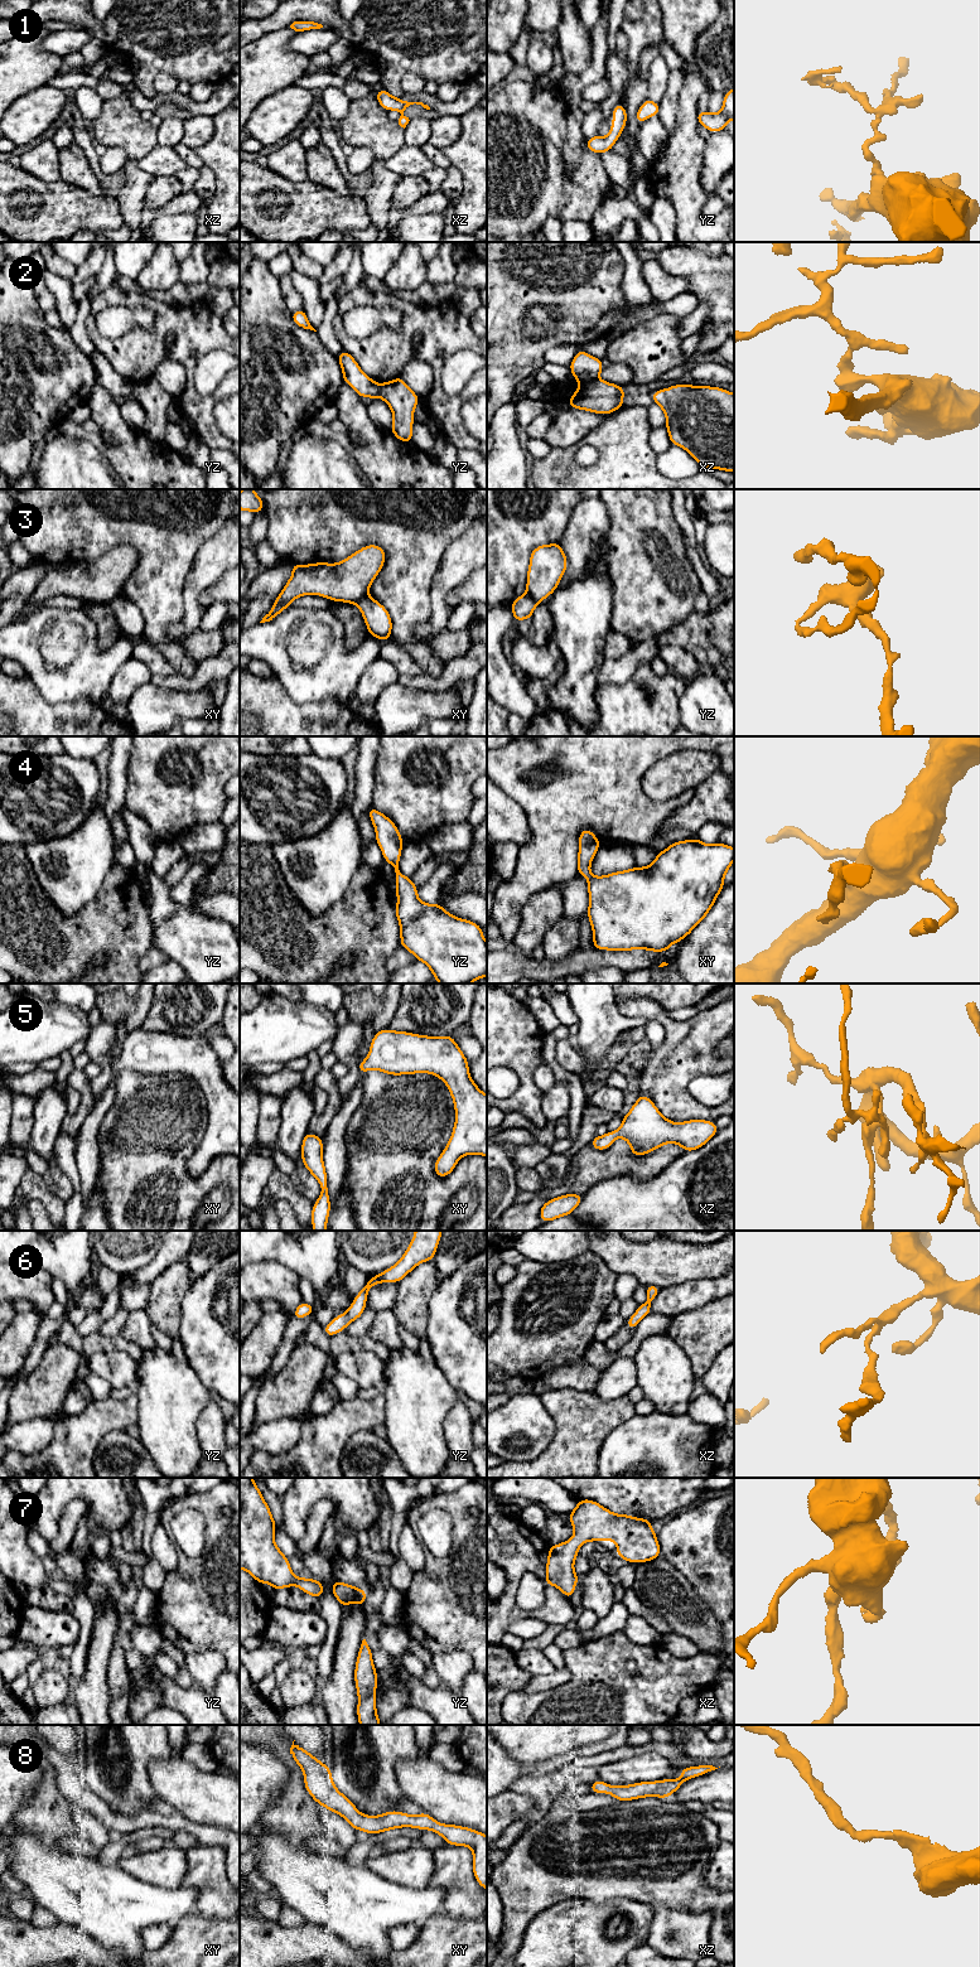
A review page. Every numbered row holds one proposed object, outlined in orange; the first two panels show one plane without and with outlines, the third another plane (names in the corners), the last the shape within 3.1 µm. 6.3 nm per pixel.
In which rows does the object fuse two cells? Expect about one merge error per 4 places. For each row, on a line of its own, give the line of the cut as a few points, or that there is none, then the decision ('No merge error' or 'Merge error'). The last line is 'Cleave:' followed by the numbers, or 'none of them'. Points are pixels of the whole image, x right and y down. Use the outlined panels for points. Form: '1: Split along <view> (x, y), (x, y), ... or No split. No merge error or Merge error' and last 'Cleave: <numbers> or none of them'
1: No split. No merge error
2: Split along xz (597, 378), (580, 383). Merge error
3: Split along yz (525, 594), (537, 603). Merge error
4: No split. No merge error
5: No split. No merge error
6: No split. No merge error
7: No split. No merge error
8: No split. No merge error
Cleave: 2, 3

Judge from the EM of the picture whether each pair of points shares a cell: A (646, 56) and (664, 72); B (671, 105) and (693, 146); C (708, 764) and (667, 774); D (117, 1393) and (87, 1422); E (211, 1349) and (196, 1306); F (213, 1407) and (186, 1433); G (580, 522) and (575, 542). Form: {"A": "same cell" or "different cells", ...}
{"A": "different cells", "B": "different cells", "C": "same cell", "D": "different cells", "E": "same cell", "F": "different cells", "G": "same cell"}

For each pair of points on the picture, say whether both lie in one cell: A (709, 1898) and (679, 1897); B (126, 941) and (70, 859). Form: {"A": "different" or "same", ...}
{"A": "same", "B": "different"}

